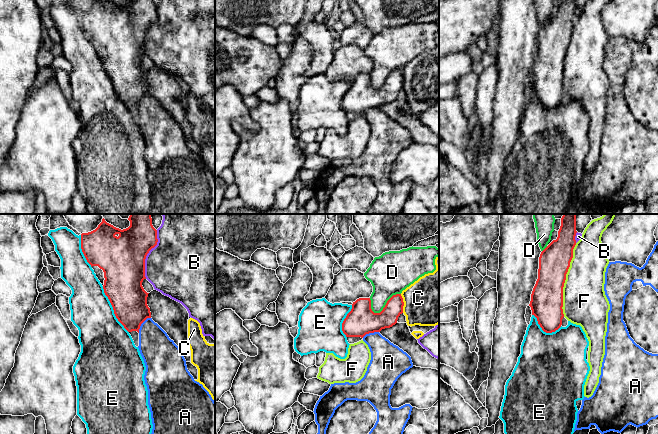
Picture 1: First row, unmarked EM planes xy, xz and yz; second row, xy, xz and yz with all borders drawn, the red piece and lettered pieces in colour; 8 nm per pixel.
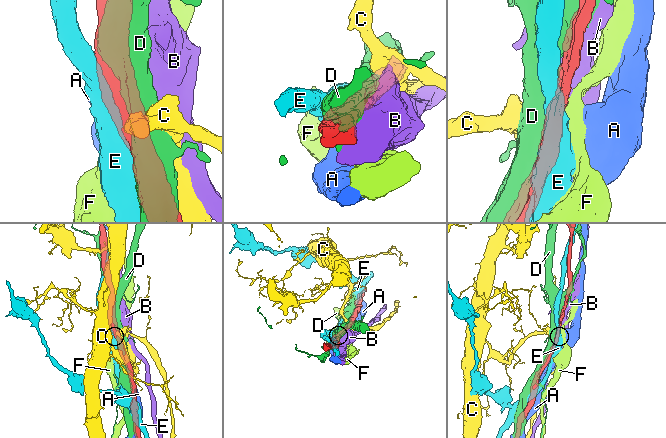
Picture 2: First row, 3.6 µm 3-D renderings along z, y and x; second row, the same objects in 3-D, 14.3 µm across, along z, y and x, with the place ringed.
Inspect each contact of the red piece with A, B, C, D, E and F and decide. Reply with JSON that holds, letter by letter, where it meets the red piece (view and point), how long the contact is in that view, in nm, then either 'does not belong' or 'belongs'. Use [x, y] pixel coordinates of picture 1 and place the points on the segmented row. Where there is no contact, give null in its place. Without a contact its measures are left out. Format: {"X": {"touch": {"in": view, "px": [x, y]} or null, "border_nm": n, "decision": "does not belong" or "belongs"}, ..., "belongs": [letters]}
{"A": {"touch": {"in": "xy", "px": [141, 323]}, "border_nm": 160, "decision": "does not belong"}, "B": {"touch": {"in": "xy", "px": [147, 253]}, "border_nm": 400, "decision": "does not belong"}, "C": {"touch": {"in": "xz", "px": [403, 303]}, "border_nm": 150, "decision": "does not belong"}, "D": {"touch": {"in": "xz", "px": [386, 304]}, "border_nm": 280, "decision": "does not belong"}, "E": {"touch": {"in": "xy", "px": [113, 309]}, "border_nm": 440, "decision": "belongs"}, "F": {"touch": {"in": "yz", "px": [565, 279]}, "border_nm": 600, "decision": "does not belong"}, "belongs": ["E"]}

